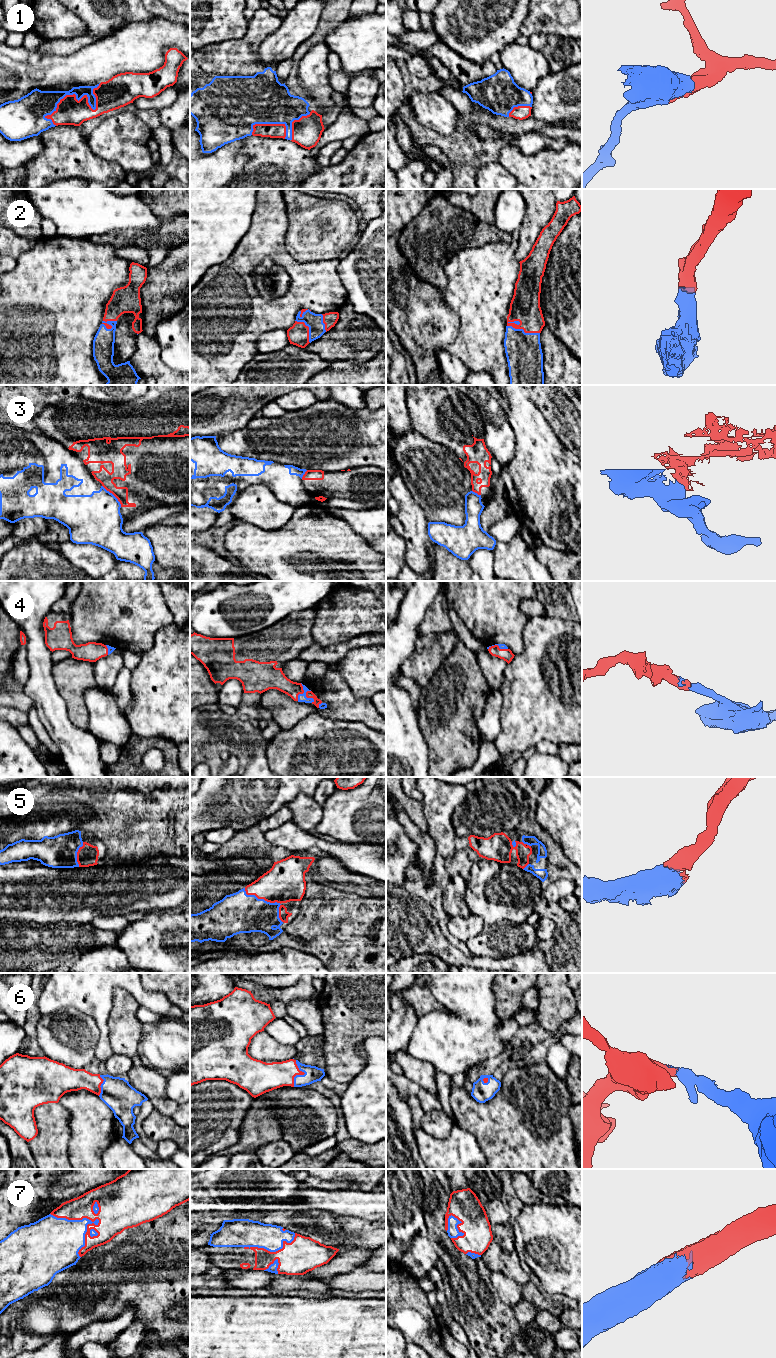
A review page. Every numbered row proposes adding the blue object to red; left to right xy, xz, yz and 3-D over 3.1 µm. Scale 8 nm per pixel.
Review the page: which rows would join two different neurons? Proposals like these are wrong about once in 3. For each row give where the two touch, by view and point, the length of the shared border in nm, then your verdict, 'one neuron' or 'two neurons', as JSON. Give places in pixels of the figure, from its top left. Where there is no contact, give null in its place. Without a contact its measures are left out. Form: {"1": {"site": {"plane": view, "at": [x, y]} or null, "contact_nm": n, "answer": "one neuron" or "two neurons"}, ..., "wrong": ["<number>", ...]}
{"1": {"site": {"plane": "xy", "at": [83, 96]}, "contact_nm": 550, "answer": "one neuron"}, "2": {"site": {"plane": "yz", "at": [523, 329]}, "contact_nm": 280, "answer": "one neuron"}, "3": {"site": {"plane": "xy", "at": [113, 494]}, "contact_nm": 240, "answer": "two neurons"}, "4": {"site": {"plane": "xz", "at": [306, 695]}, "contact_nm": 190, "answer": "one neuron"}, "5": {"site": {"plane": "xz", "at": [270, 902]}, "contact_nm": 420, "answer": "one neuron"}, "6": {"site": {"plane": "xz", "at": [301, 1074]}, "contact_nm": 220, "answer": "one neuron"}, "7": {"site": {"plane": "xy", "at": [90, 1219]}, "contact_nm": 440, "answer": "one neuron"}, "wrong": ["3"]}

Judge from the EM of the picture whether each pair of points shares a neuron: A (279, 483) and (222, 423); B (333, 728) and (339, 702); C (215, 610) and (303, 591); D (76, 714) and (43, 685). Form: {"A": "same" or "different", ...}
{"A": "different", "B": "different", "C": "same", "D": "different"}

